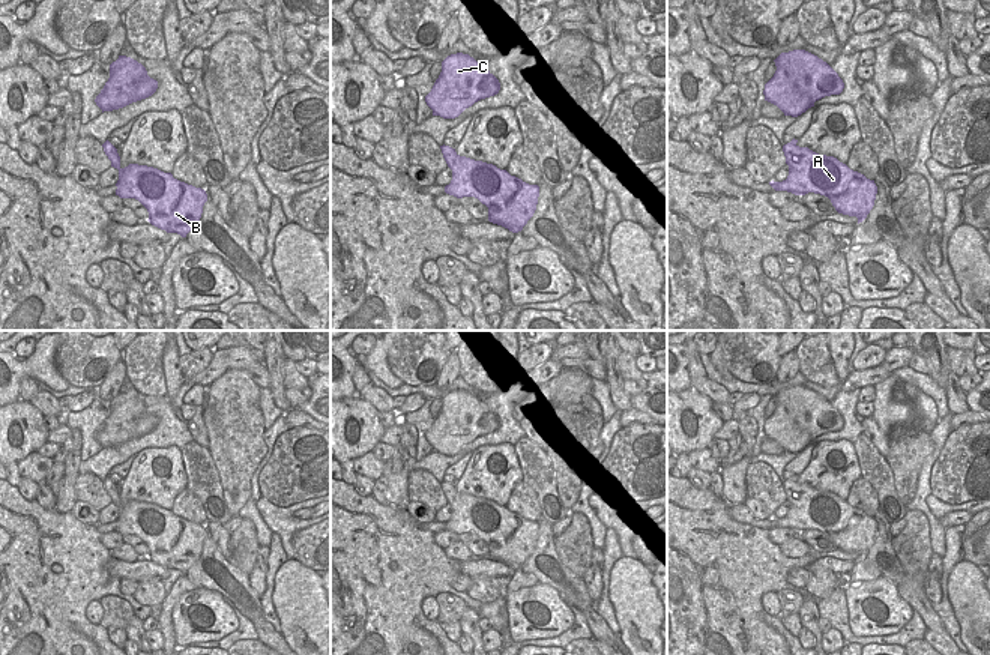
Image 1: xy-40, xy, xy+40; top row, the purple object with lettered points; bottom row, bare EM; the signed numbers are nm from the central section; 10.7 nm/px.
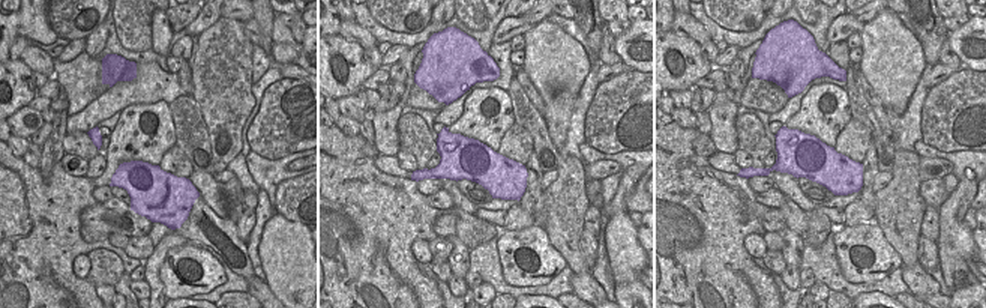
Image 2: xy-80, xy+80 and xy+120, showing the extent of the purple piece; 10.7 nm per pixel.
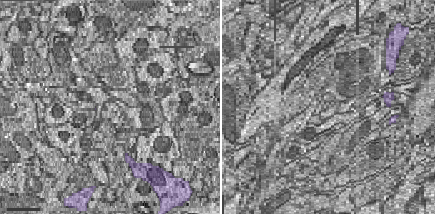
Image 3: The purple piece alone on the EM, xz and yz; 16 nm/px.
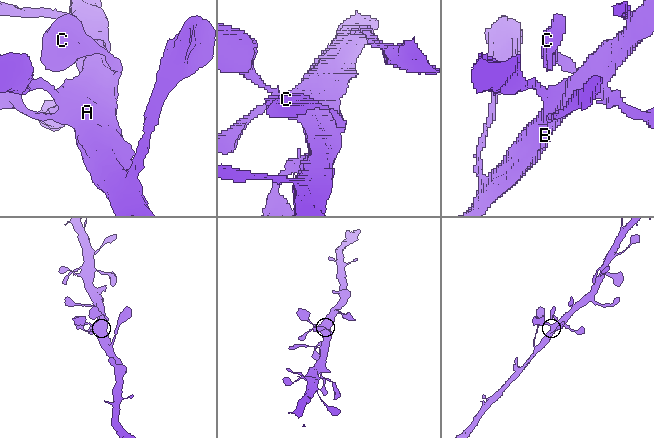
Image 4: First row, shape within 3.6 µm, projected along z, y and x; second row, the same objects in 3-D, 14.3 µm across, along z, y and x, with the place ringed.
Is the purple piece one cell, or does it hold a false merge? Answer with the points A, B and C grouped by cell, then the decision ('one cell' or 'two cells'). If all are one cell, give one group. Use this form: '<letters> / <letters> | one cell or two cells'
A B C | one cell

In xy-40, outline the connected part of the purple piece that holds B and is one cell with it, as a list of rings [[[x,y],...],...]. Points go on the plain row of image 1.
[[[108,476],[102,484],[111,503],[119,506],[116,532],[138,536],[147,545],[152,562],[186,574],[201,554],[206,527],[153,503],[129,500],[122,505],[117,485]]]

